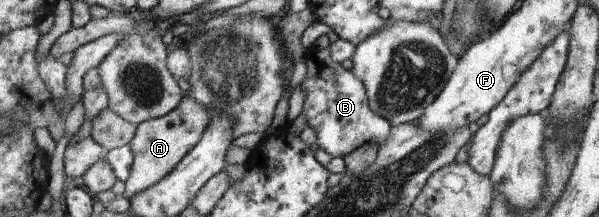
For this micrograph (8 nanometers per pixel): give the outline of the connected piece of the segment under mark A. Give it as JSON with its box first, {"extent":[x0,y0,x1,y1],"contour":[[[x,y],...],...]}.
{"extent":[124,96,210,200],"contour":[[[184,96],[179,106],[166,116],[140,123],[135,138],[129,144],[134,151],[135,161],[131,177],[126,182],[127,192],[124,197],[132,200],[141,192],[162,183],[200,142],[210,121],[210,112],[204,105]]]}

